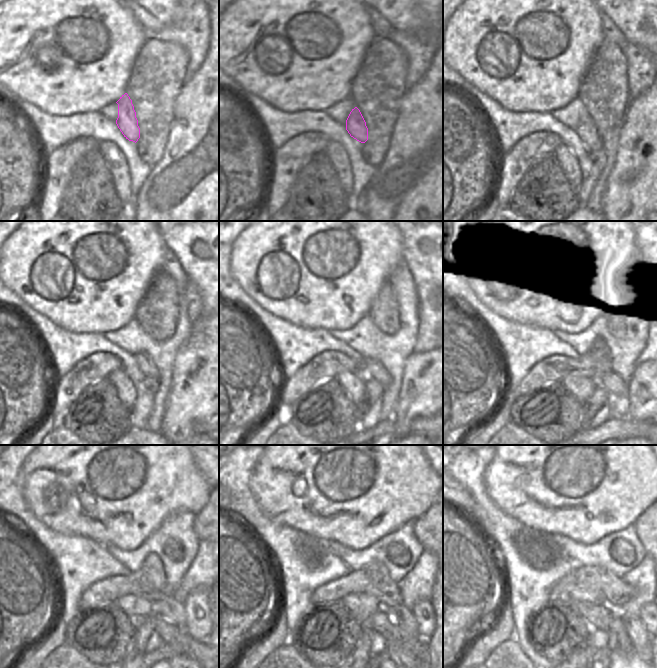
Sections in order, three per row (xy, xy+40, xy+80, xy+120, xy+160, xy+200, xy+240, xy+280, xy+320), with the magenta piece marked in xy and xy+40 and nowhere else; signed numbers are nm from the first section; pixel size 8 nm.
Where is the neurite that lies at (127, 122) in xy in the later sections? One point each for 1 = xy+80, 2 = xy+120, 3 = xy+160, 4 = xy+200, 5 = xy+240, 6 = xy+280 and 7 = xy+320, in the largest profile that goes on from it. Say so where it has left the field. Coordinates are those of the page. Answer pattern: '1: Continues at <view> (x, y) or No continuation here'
1: Continues at xy+80 (587, 132)
2: Continues at xy+120 (144, 362)
3: Continues at xy+160 (374, 370)
4: Continues at xy+200 (611, 382)
5: Continues at xy+240 (171, 609)
6: Continues at xy+280 (401, 616)
7: Continues at xy+320 (641, 640).

